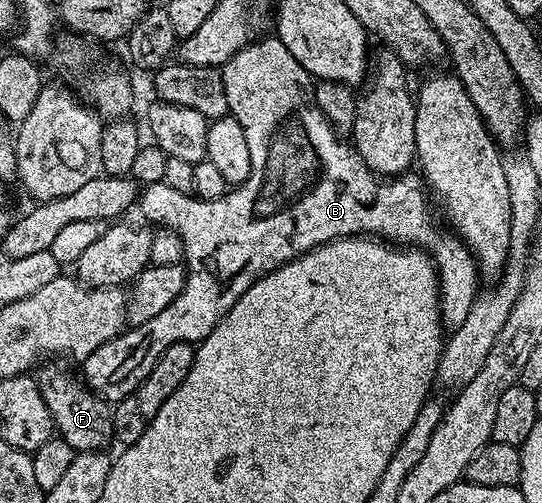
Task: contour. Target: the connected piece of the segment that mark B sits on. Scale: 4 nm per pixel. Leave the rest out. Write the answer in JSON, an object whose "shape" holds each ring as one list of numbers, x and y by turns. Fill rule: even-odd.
{"shape":[[277,36,265,37,251,41,236,55,232,55,226,65,221,66,224,91,228,95,229,116,235,117,240,127,244,127,244,135,248,139,250,177,240,185,233,186,220,199,211,201,176,199,174,189,168,187,165,181,152,183,139,192,136,209,142,212,143,219,155,221,155,226,172,230,182,242,186,282,182,293,176,295,176,299,168,303,168,307,164,307,156,319,148,319,148,323,127,328,108,343,96,347,96,351,92,351,92,355,81,362,81,376,85,384,107,402,120,402,129,393,136,391,136,387,144,383,152,367,156,367,162,353,168,351,172,343,203,341,212,327,216,327,216,323,228,315,236,299,240,299,240,295,244,295,244,291,248,291,248,287,252,287,252,283,256,283,264,274,303,257,317,245,325,245,339,237,377,235,395,246,419,247,424,251,435,251,443,244,442,258,437,258,436,268,442,323,447,330,458,329,460,323,468,319,468,311,472,311,474,302,480,296,478,260,465,242,454,237,446,241,445,235,434,226,434,217,430,214,431,198,421,176,417,172,407,171,393,179,383,179,367,167,364,159,360,159,353,144,341,145,338,142,341,141,339,134,323,117,320,107,316,107,312,78,306,68,290,54,288,47,284,47]]}

